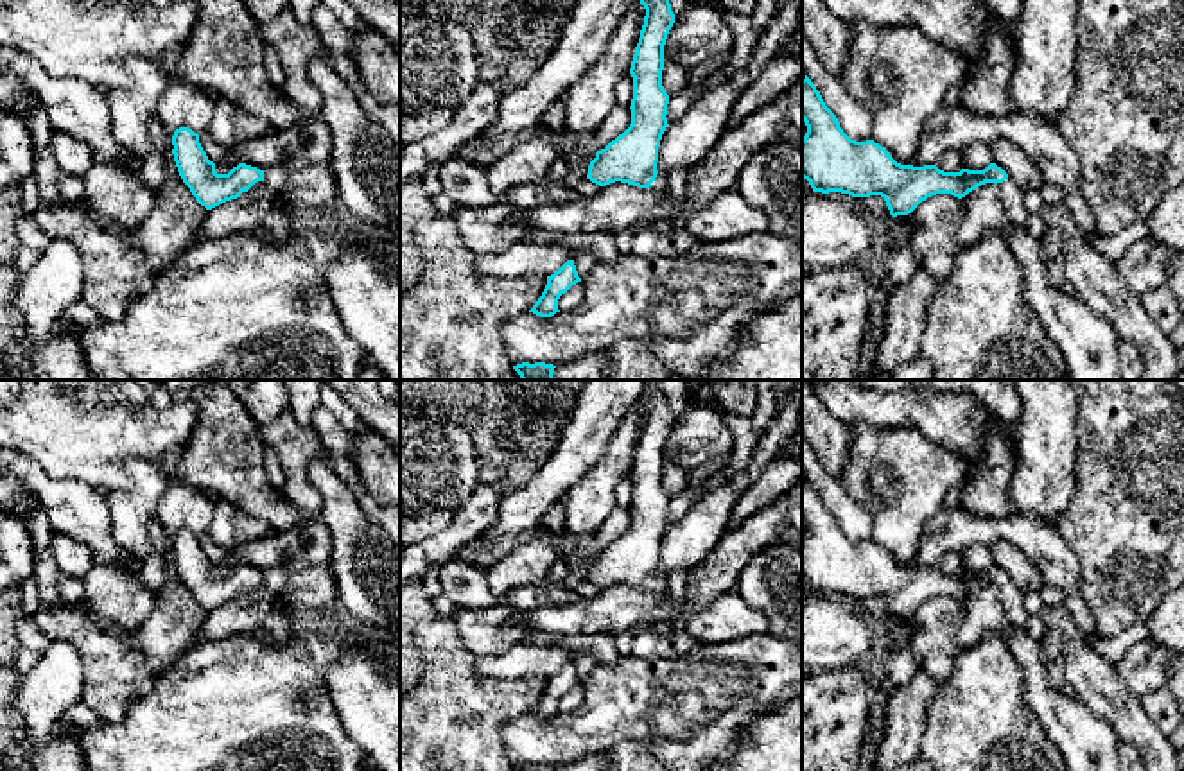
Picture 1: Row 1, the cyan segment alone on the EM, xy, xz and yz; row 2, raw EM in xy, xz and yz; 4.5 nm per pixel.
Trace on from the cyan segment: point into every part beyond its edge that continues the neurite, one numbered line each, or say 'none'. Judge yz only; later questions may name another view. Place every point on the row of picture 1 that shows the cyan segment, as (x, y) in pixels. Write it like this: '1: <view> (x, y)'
1: yz (1014, 205)

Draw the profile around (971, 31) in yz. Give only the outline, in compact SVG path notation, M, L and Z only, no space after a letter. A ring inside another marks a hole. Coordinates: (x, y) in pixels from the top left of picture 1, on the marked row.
M822 0L847 25L868 20L877 25L915 25L926 36L958 50L963 57L979 56L987 39L987 5L981 0Z

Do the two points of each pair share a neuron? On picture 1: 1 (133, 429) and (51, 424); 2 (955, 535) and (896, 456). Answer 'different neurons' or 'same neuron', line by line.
1: same neuron
2: different neurons

